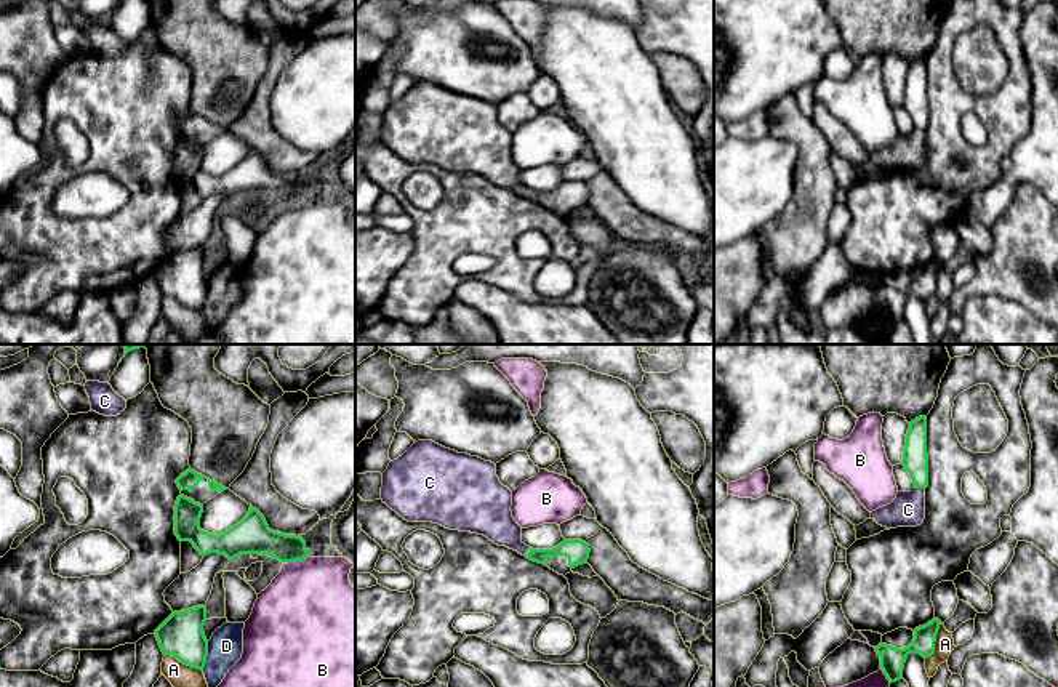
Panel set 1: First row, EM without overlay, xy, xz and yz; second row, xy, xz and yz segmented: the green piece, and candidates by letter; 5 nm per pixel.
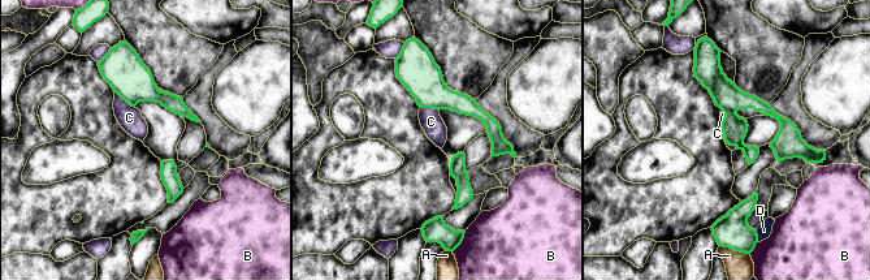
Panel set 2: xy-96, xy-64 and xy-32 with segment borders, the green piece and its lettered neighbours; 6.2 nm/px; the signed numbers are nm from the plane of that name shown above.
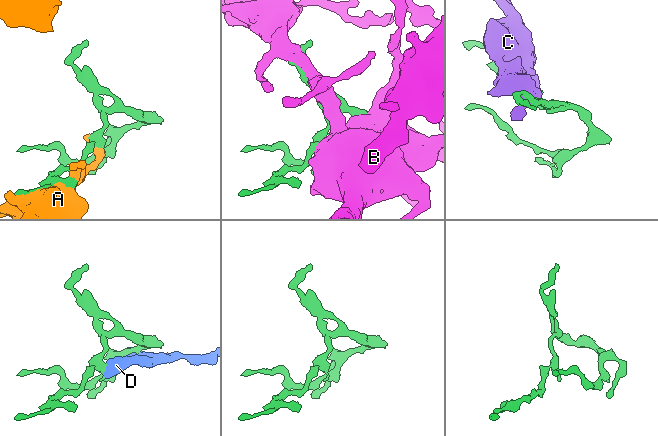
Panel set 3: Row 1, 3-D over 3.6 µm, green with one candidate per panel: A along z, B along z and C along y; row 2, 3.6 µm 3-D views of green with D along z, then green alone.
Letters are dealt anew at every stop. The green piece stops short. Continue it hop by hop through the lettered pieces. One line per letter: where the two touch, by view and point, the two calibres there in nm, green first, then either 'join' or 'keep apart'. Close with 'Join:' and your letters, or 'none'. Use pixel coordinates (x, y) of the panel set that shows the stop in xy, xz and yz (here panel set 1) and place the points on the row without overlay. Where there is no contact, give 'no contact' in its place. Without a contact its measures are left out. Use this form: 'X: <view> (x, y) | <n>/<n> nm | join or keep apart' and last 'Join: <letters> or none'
A: yz (935, 282) | 130/100 nm | keep apart
B: xy (298, 200) | 170/460 nm | keep apart
C: yz (919, 128) | 130/180 nm | join
D: xy (207, 297) | 220/180 nm | keep apart
Join: C

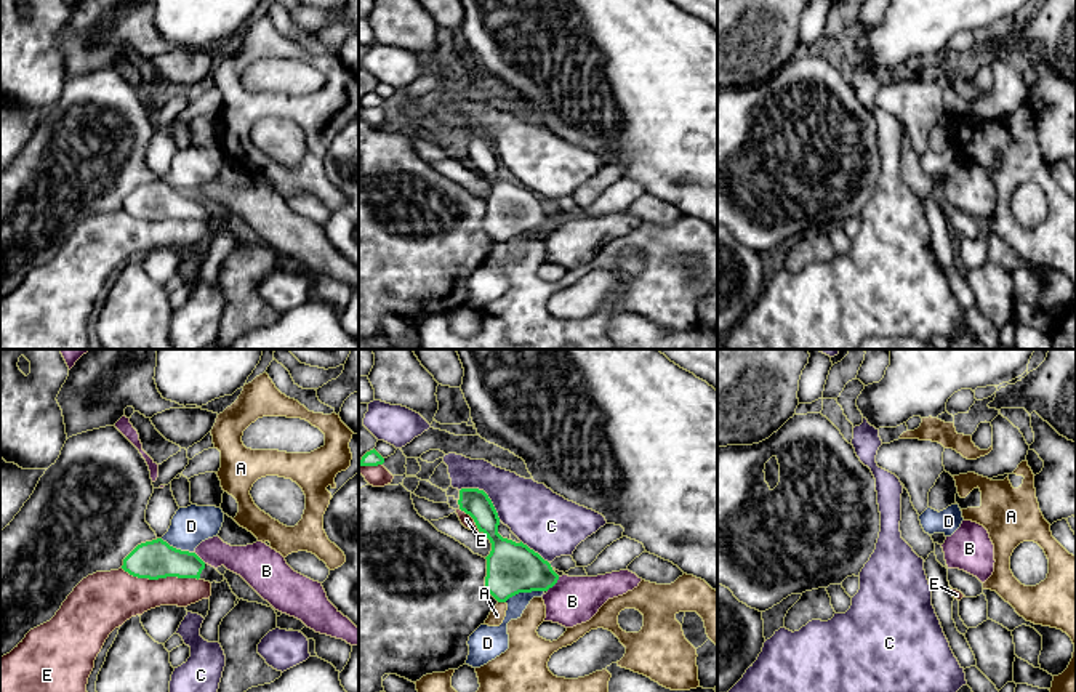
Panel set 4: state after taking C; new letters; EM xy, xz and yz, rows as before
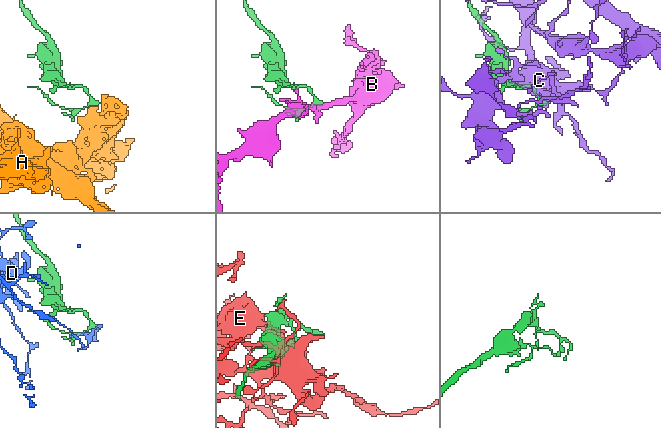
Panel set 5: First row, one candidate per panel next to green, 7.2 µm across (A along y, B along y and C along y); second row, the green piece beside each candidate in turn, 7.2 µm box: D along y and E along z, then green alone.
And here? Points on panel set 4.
A: xz (501, 242) | 260/80 nm | keep apart
B: xz (553, 226) | 260/240 nm | keep apart
C: xz (485, 135) | 140/280 nm | keep apart
D: xz (524, 233) | 260/90 nm | keep apart
E: xy (160, 218) | 190/260 nm | keep apart
Join: none

